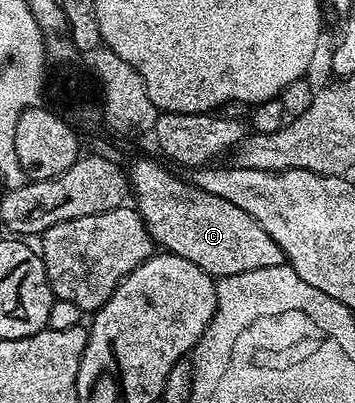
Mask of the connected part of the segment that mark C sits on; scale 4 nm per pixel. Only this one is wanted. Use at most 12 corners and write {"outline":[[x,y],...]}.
{"outline":[[128,166],[155,243],[221,280],[286,262],[244,208]]}

